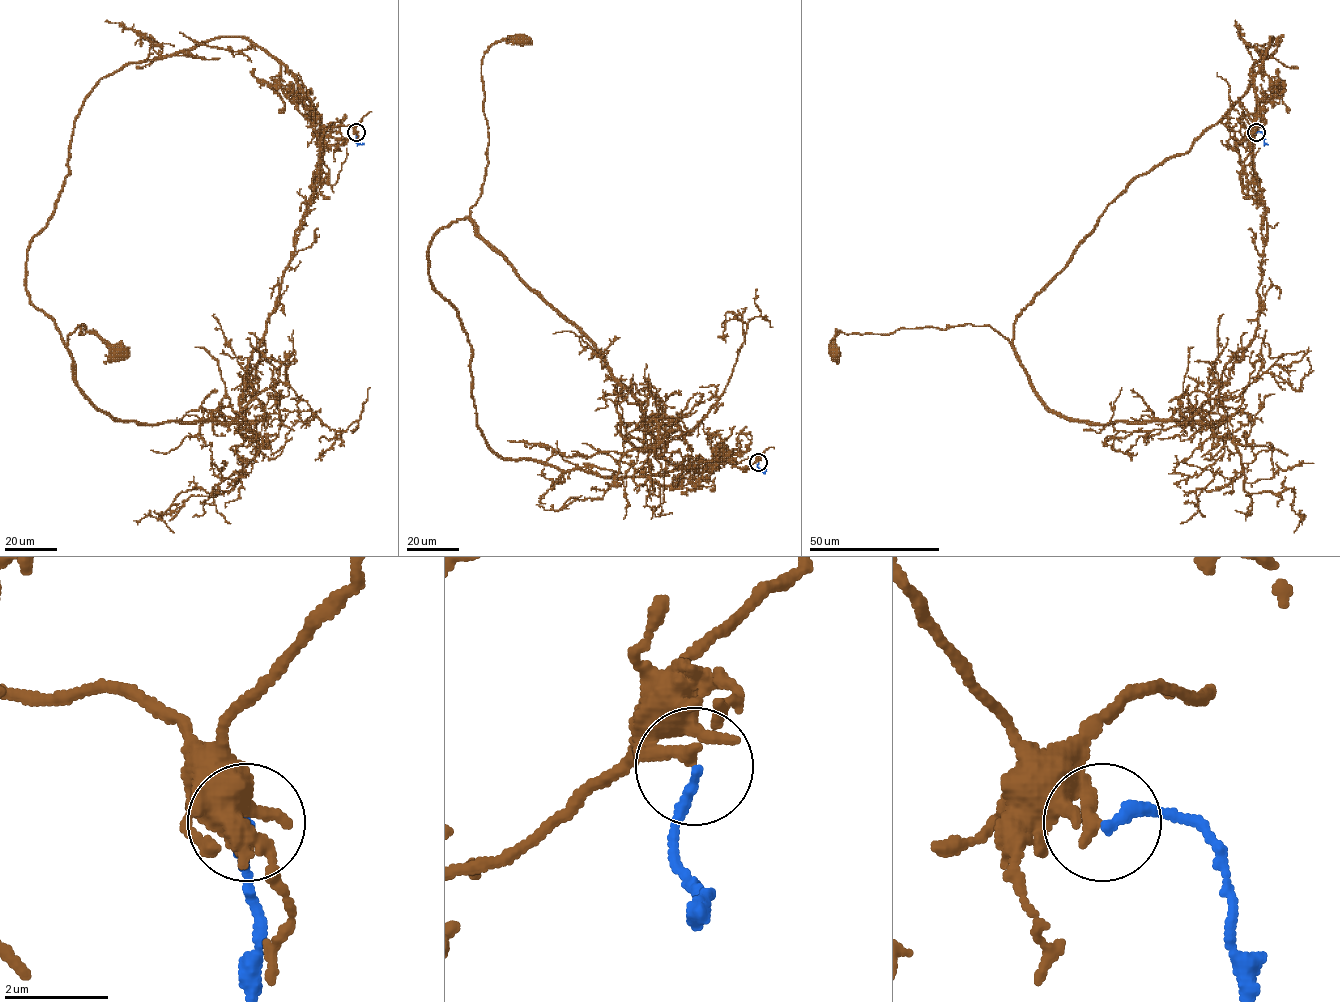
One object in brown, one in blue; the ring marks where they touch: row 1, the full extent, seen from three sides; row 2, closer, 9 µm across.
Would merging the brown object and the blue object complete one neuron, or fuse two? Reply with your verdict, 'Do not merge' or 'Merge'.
Do not merge

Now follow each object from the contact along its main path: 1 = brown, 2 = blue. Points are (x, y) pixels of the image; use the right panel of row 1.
1: (1256, 132), (1260, 315), (1201, 419), (1070, 421), (988, 326), (841, 332), (834, 352)
2: (1256, 132), (1261, 133), (1267, 144), (1264, 143)

